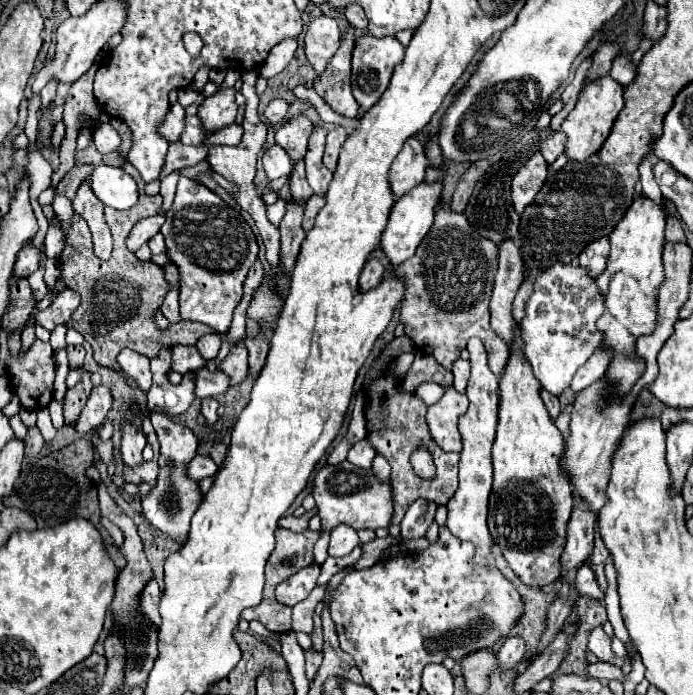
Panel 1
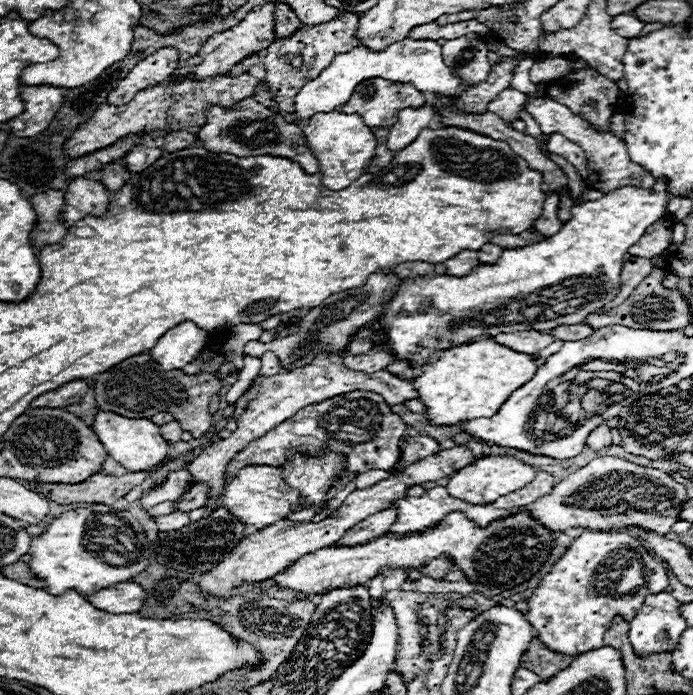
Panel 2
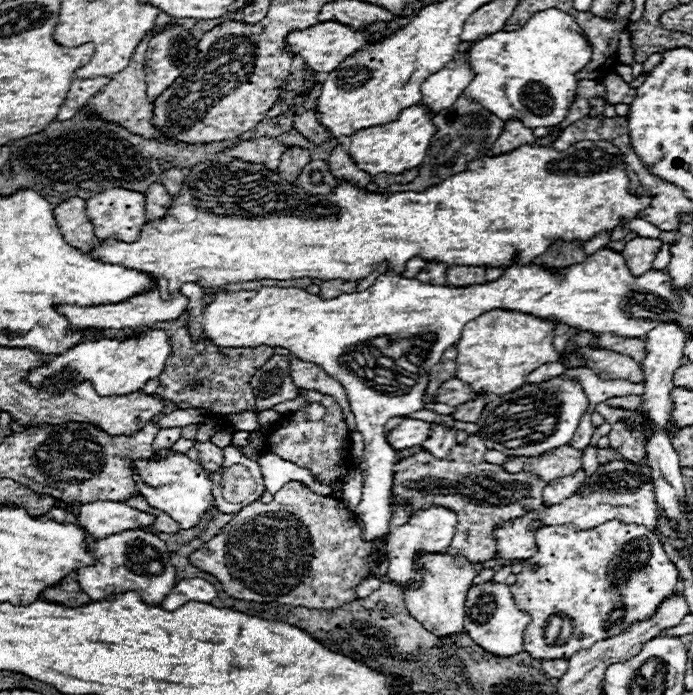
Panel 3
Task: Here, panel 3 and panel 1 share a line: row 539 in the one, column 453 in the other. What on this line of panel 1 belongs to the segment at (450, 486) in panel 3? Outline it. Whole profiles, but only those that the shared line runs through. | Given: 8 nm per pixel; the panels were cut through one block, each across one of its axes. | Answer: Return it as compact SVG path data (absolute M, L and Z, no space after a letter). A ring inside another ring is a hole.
M370 368L370 372L364 378L362 386L366 394L366 408L364 408L364 420L366 420L366 442L376 450L376 454L384 456L392 466L392 496L394 496L394 516L391 524L400 524L410 506L410 502L416 496L424 496L432 500L436 506L446 506L448 500L456 492L458 482L458 454L440 452L440 448L430 438L428 426L426 426L426 410L422 398L418 398L414 392L402 390L402 380L394 374L392 368L376 370ZM418 448L428 448L432 454L432 460L436 464L436 476L432 480L422 480L414 474L414 468L410 464L410 456Z

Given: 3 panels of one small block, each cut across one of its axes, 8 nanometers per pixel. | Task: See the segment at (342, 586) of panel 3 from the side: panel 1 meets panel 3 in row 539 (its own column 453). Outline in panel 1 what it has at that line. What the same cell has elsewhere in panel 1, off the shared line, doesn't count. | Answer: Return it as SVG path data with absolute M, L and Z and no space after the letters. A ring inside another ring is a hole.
M438 204L434 224L416 254L396 266L396 274L406 278L408 290L402 300L400 320L406 326L406 336L418 350L434 356L444 368L452 368L460 358L468 338L478 336L488 352L490 370L502 376L510 350L490 328L488 302L492 296L494 276L498 270L498 246L480 236L462 214Z

